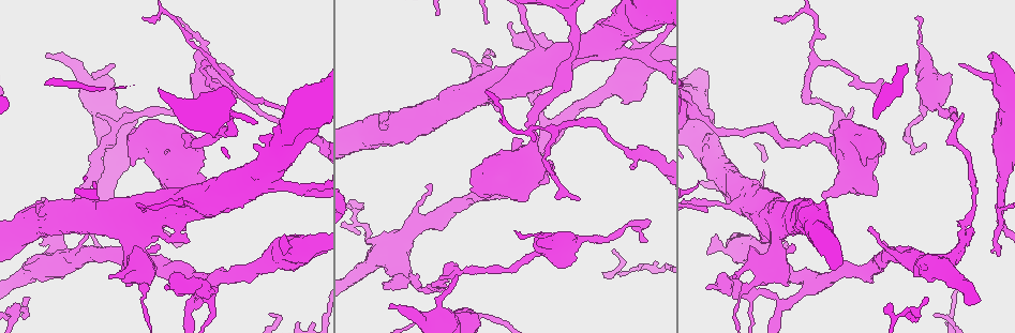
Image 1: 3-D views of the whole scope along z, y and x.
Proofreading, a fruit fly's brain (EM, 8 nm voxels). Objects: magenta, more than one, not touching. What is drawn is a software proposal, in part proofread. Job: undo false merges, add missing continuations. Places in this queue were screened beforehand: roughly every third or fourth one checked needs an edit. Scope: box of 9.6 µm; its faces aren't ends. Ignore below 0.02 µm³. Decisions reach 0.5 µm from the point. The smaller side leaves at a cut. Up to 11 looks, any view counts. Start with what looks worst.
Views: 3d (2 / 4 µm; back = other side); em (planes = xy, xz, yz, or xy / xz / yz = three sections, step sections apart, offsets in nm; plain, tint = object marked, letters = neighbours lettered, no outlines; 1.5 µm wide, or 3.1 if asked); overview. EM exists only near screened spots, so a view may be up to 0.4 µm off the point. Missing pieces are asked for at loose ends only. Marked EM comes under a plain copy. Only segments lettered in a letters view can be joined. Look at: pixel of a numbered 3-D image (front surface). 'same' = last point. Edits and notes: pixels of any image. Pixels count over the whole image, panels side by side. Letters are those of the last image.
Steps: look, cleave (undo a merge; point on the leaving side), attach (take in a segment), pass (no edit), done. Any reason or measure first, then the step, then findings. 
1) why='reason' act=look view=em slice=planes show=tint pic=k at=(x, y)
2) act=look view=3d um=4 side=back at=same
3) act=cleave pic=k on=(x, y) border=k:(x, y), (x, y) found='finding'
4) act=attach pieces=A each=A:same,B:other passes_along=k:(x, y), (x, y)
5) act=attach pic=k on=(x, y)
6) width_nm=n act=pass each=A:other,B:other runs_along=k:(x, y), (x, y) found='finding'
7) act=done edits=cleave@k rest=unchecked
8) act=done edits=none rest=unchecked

why='an open end' act=look view=em slice=xz step=8 show=letters pic=1 at=(455, 277)

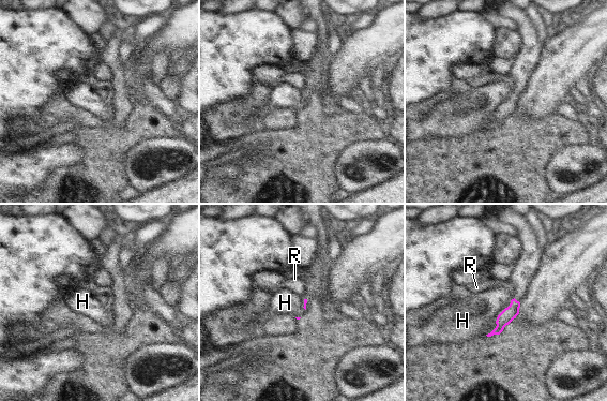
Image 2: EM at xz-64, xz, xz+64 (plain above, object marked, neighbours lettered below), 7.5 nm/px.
act=pass each=H:other,R:other border=2:(514, 297), (495, 321) found='no lettered segment goes on from it'

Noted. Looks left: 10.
why='end of a long branch' act=look view=3d um=2 side=back pic=1 at=(237, 95)

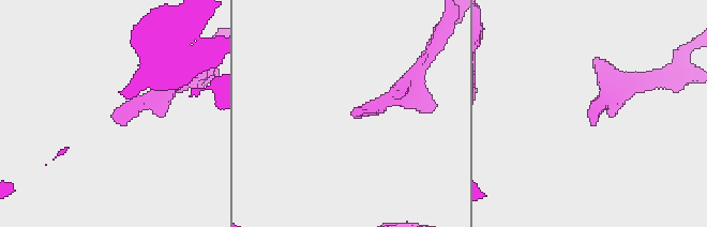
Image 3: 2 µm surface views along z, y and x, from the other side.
why='shape alone is not enough' act=look view=em slice=xz step=8 show=letters pic=3 at=(591, 112)

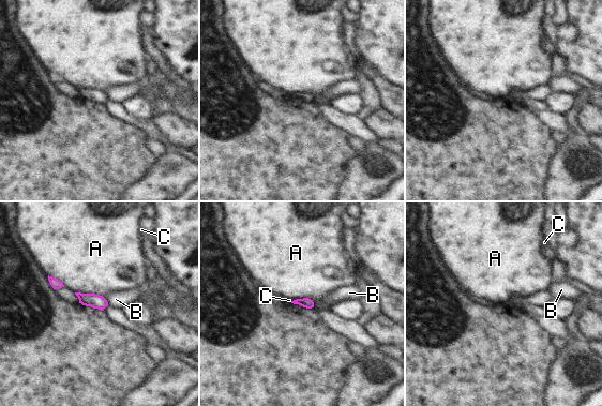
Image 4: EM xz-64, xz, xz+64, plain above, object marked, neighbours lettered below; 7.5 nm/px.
why='cut it another way' act=look view=em slice=planes show=letters at=same

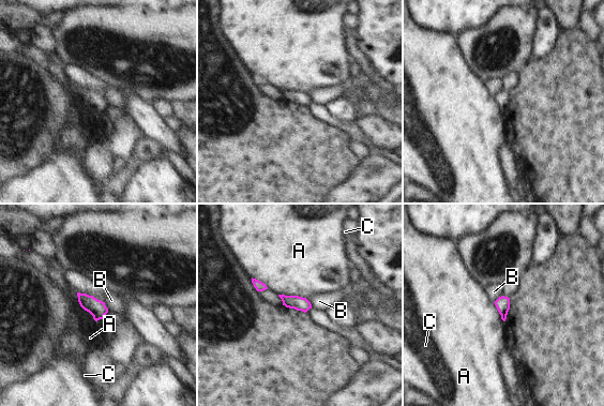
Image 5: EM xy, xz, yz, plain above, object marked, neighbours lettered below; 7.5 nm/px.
longest_contact=A:220nm act=pass each=A:other,B:other,C:other border=5:(278, 294), (298, 295), (306, 299) found='none of them fits'

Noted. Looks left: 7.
why='free end' act=look view=em slice=yz step=4 show=letters pic=1 at=(916, 19)

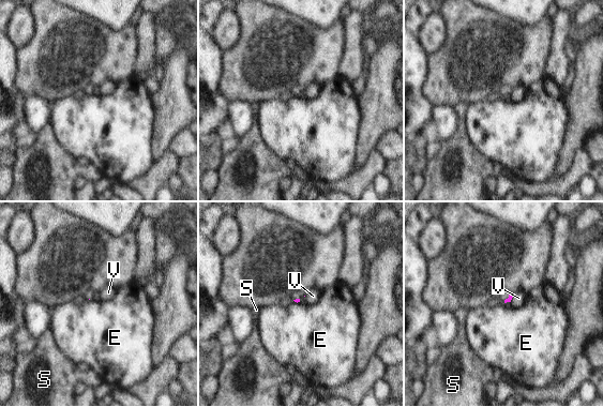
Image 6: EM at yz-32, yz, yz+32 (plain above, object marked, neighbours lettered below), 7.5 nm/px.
why='cut it another way' act=look view=em slice=xz step=4 show=letters at=same

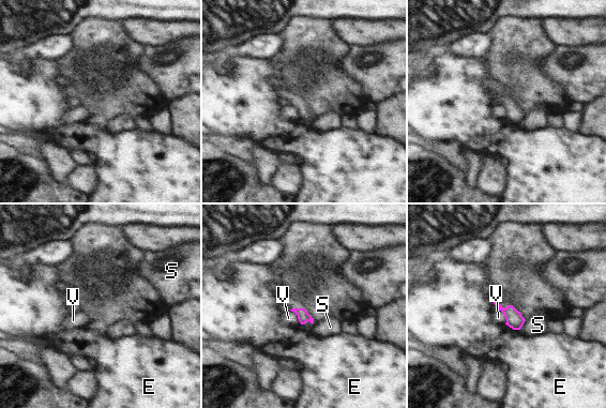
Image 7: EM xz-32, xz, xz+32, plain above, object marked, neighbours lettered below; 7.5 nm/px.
act=pass each=E:other,S:other,V:other border=7:(289, 310), (297, 315), (300, 322) found='no lettered segment goes on from it'

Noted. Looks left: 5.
why='sharp bend' act=look view=3d um=2 pic=1 at=(354, 212)

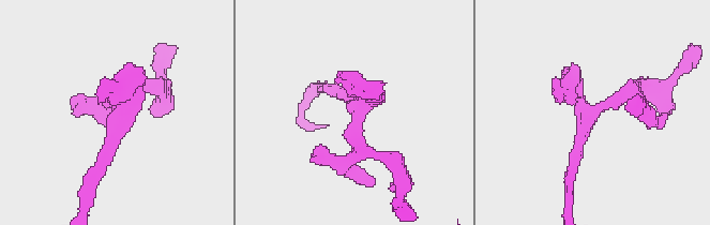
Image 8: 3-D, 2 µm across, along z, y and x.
act=look view=em slice=planes show=letters pic=8 at=(584, 113)

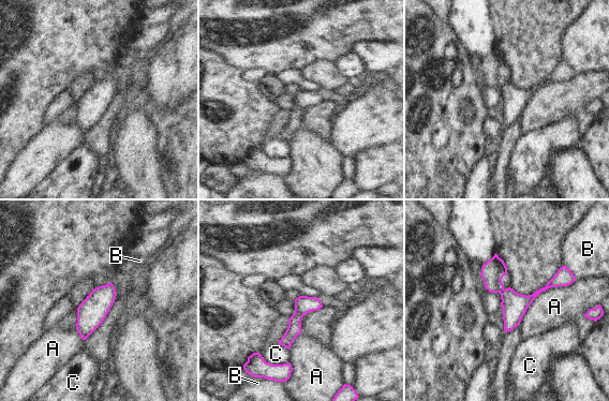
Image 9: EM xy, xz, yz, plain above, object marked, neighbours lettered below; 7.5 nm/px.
width_nm=140 act=pass each=A:other,B:other,C:other found='one neuron here'

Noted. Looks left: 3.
why='thin neck' act=look view=em slice=xz step=8 show=tint pic=1 at=(293, 249)

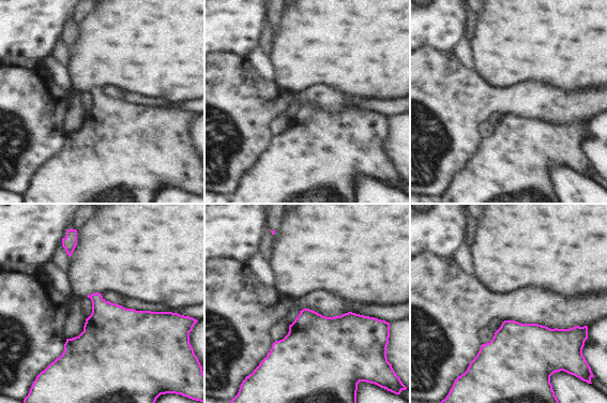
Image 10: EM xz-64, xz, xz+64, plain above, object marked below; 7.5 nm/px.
act=look view=em slice=planes show=letters at=same

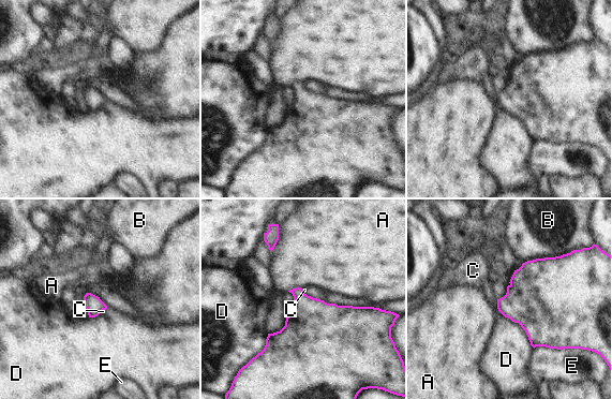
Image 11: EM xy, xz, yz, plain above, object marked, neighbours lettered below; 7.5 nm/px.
act=pass each=A:other,B:other,C:other,D:other,E:other border=11:(505, 316), (520, 325), (534, 348) found='one neuron here'

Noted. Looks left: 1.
act=done edits=none rest=unchecked

